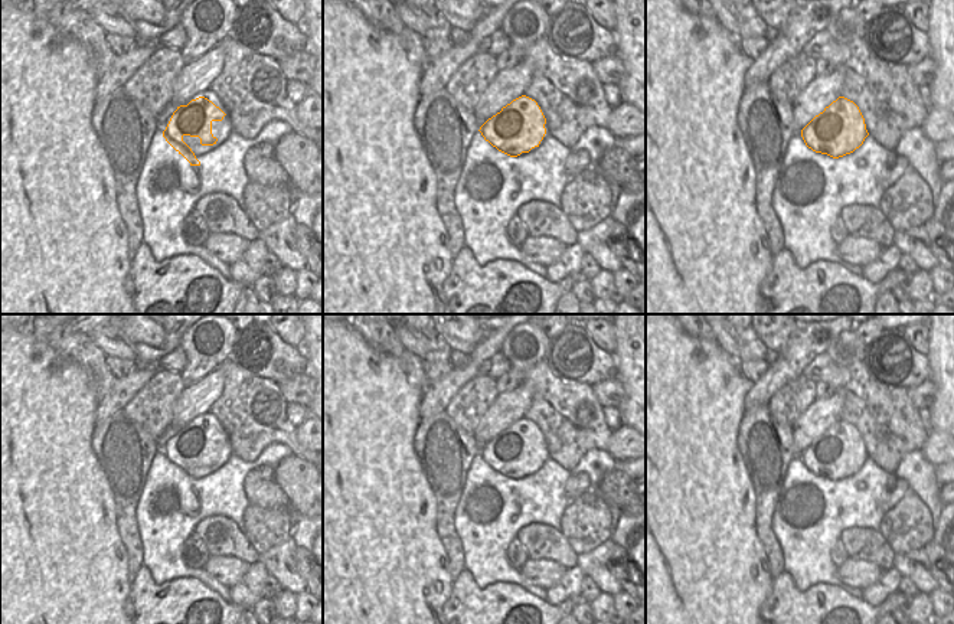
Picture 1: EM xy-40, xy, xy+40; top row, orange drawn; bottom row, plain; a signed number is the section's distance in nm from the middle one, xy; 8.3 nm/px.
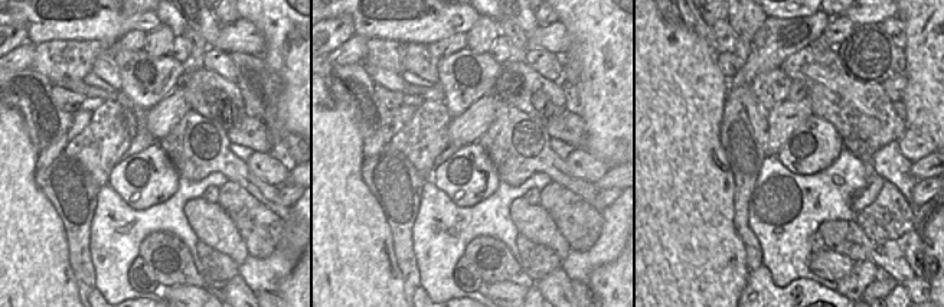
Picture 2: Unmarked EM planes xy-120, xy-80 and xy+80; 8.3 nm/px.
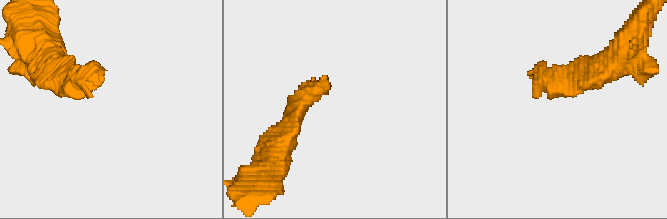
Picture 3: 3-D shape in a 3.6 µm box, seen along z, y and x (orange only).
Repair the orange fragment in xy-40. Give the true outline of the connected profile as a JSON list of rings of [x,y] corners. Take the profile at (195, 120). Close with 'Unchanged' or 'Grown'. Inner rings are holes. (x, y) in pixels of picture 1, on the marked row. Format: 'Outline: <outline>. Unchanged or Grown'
Outline: [[[205,97],[192,99],[187,105],[180,105],[173,112],[161,135],[156,135],[143,148],[131,173],[131,186],[171,189],[180,183],[180,176],[190,166],[200,166],[192,148],[183,141],[184,135],[199,137],[202,146],[213,146],[218,138],[212,134],[212,122],[222,121],[226,114]]]. Grown

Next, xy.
Outline: [[[526,95],[513,99],[489,118],[473,135],[465,160],[476,173],[506,174],[522,153],[539,147],[546,118],[538,102]]]. Grown

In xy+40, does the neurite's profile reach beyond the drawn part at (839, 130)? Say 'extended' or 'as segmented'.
extended

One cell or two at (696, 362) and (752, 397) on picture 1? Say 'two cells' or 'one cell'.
two cells

